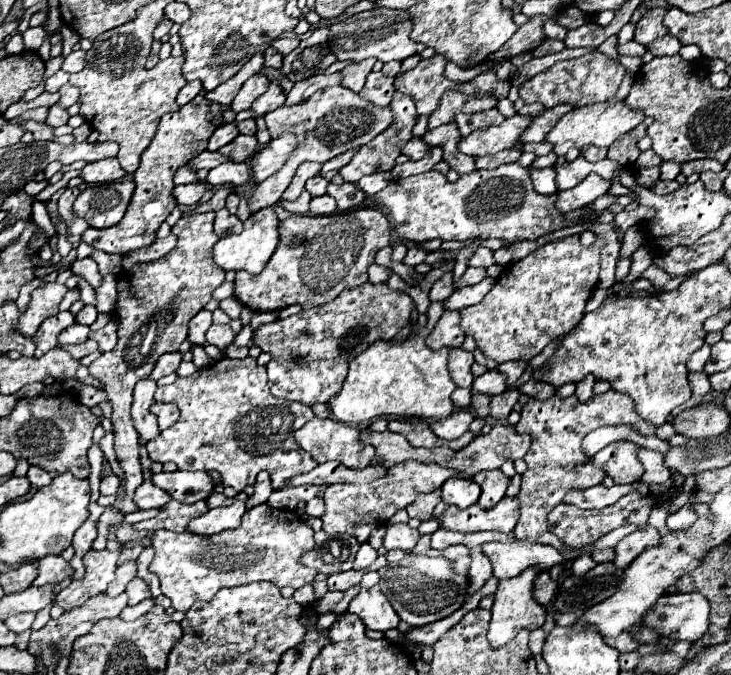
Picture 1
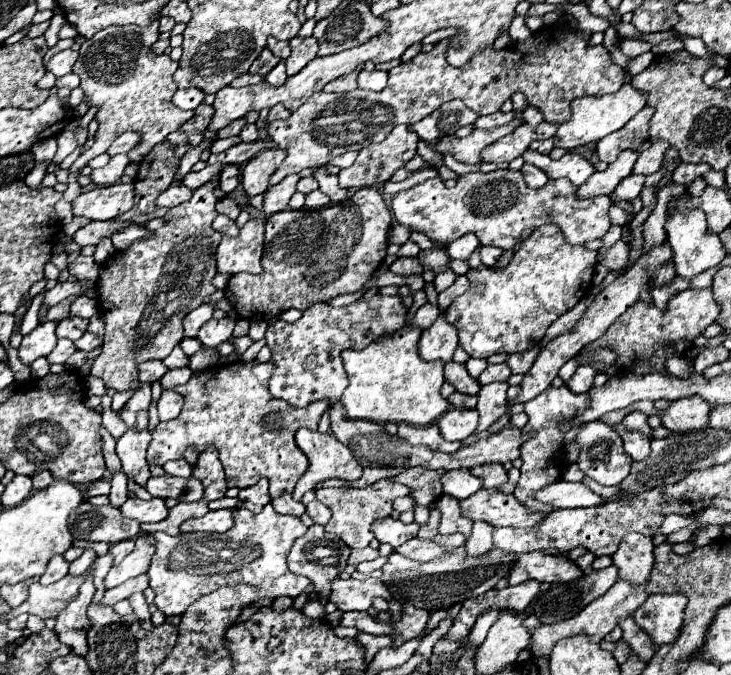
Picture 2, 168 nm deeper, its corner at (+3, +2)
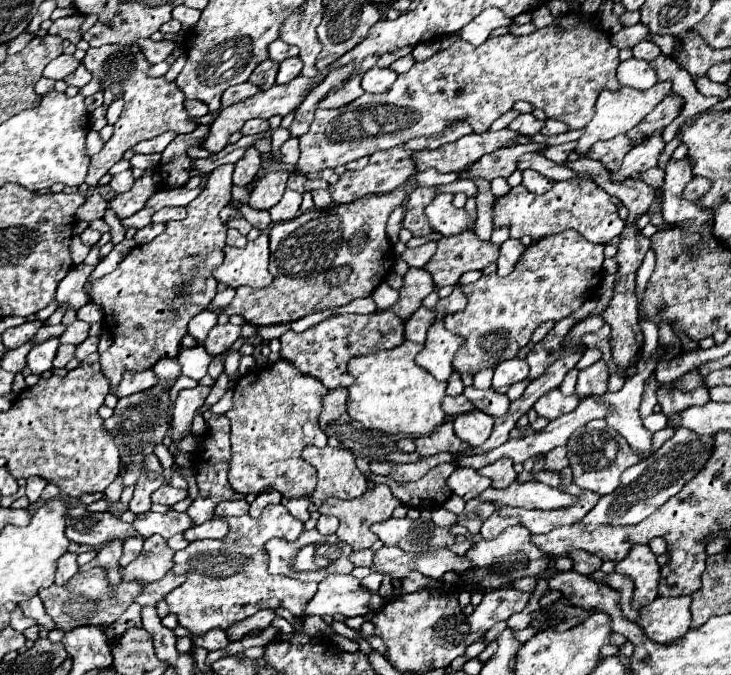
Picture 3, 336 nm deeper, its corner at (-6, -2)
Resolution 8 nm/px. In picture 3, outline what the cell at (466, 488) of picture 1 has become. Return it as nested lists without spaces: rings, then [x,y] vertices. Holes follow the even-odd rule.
[[[457,467],[453,475],[449,477],[447,485],[455,495],[459,495],[463,501],[469,501],[477,495],[481,495],[487,487],[491,487],[491,481],[487,477],[481,477],[471,467]]]

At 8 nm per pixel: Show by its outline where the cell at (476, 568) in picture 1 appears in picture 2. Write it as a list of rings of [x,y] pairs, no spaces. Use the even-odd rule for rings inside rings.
[[[476,521],[474,523],[474,529],[472,529],[472,535],[470,539],[466,541],[466,549],[468,553],[472,555],[484,555],[488,549],[492,549],[492,533],[494,533],[494,527],[484,523],[484,521]]]

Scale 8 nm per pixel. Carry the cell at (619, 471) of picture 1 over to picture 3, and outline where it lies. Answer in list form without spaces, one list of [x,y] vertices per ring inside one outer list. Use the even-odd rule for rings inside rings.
[[[605,419],[589,421],[581,429],[577,429],[577,433],[573,433],[573,437],[569,437],[567,455],[569,455],[571,469],[573,469],[573,483],[577,483],[579,487],[589,489],[597,495],[613,493],[621,481],[621,473],[627,467],[641,461],[641,457],[629,447],[629,443],[615,429],[609,429]]]

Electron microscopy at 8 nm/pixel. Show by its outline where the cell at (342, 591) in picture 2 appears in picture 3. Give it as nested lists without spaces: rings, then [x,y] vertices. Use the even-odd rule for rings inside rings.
[[[329,575],[327,579],[323,579],[319,583],[319,589],[315,593],[315,597],[309,601],[305,615],[343,615],[343,617],[355,617],[355,615],[367,615],[371,613],[371,597],[373,593],[369,589],[365,589],[361,585],[359,579],[355,579],[353,575]]]

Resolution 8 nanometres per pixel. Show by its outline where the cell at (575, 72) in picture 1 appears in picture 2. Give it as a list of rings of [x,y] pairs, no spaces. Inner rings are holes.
[[[548,25],[532,33],[526,41],[514,41],[504,49],[488,47],[476,51],[462,67],[448,65],[446,51],[450,43],[444,39],[436,43],[430,53],[418,53],[412,61],[390,69],[384,91],[318,91],[286,121],[270,123],[270,139],[288,153],[272,175],[270,185],[302,169],[328,165],[340,153],[360,151],[370,143],[380,143],[396,125],[414,125],[452,99],[462,99],[466,107],[478,115],[490,115],[520,91],[532,107],[542,111],[546,121],[562,125],[572,117],[570,103],[574,99],[582,95],[616,93],[624,83],[624,69],[612,63],[604,45],[590,47],[588,39],[590,33],[574,31],[564,25]]]

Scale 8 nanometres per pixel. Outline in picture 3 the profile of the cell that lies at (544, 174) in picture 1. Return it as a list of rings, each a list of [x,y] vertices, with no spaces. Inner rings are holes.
[[[527,169],[527,171],[523,171],[523,185],[525,185],[531,193],[541,195],[541,193],[547,193],[547,191],[553,187],[553,181],[547,179],[547,177],[543,177],[541,173],[537,173],[537,171],[533,171],[533,169]]]

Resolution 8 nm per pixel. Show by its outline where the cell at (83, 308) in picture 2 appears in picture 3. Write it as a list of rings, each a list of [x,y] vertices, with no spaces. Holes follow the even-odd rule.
[[[89,301],[87,305],[83,305],[79,311],[77,311],[77,319],[85,321],[85,323],[95,323],[95,321],[101,321],[103,319],[103,313],[101,313],[101,307],[93,301]]]

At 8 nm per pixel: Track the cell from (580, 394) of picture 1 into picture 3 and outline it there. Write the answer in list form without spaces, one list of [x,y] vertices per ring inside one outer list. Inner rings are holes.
[[[597,361],[595,365],[583,369],[579,373],[579,381],[577,381],[577,395],[587,397],[587,395],[601,395],[607,391],[607,365],[605,361]]]

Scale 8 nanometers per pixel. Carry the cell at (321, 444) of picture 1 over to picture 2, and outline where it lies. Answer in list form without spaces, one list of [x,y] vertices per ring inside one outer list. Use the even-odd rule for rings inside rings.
[[[300,429],[300,431],[296,433],[296,443],[298,443],[298,447],[302,449],[302,453],[308,457],[308,463],[310,463],[310,465],[308,465],[308,471],[300,477],[300,481],[298,481],[298,485],[296,485],[296,491],[294,491],[294,495],[292,495],[296,501],[300,501],[300,497],[302,497],[306,491],[316,489],[316,485],[322,483],[322,481],[326,481],[326,479],[344,479],[344,481],[356,481],[356,479],[360,479],[362,467],[356,463],[356,459],[352,457],[350,449],[348,449],[344,443],[340,443],[332,433],[322,435],[322,433],[318,433],[318,431]]]

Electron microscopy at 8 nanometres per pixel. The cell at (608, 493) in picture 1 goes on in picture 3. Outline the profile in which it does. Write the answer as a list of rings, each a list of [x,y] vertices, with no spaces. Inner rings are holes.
[[[515,481],[511,487],[501,491],[489,487],[485,493],[481,493],[481,499],[493,501],[497,507],[509,505],[509,507],[523,507],[523,509],[561,509],[577,503],[575,495],[569,495],[565,491],[535,481],[523,485]]]

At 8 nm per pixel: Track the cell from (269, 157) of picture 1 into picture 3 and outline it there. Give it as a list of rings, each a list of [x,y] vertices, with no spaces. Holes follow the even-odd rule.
[[[285,169],[267,171],[263,177],[255,181],[255,189],[251,193],[249,205],[253,209],[271,209],[273,205],[277,205],[287,187],[287,179],[289,179],[289,171]]]

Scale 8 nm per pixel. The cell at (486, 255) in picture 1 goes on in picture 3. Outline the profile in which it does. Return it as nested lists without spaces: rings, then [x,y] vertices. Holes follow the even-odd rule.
[[[507,239],[501,249],[499,249],[499,259],[497,259],[497,275],[505,277],[513,271],[515,263],[519,261],[521,253],[525,251],[525,245],[517,239]]]

